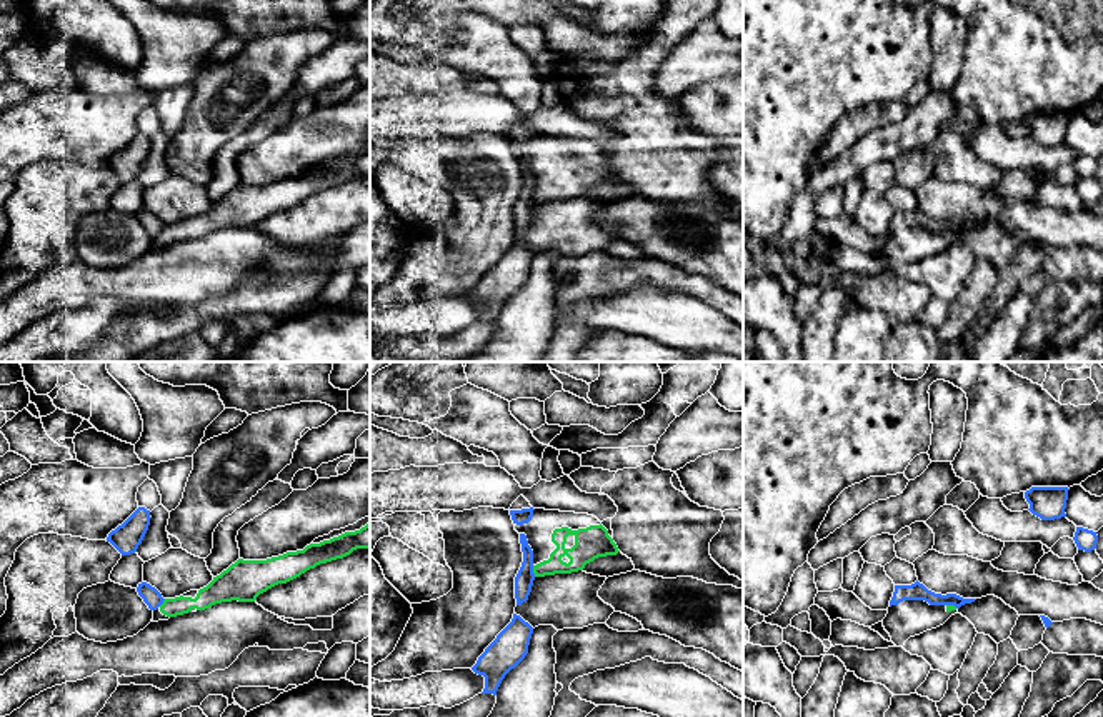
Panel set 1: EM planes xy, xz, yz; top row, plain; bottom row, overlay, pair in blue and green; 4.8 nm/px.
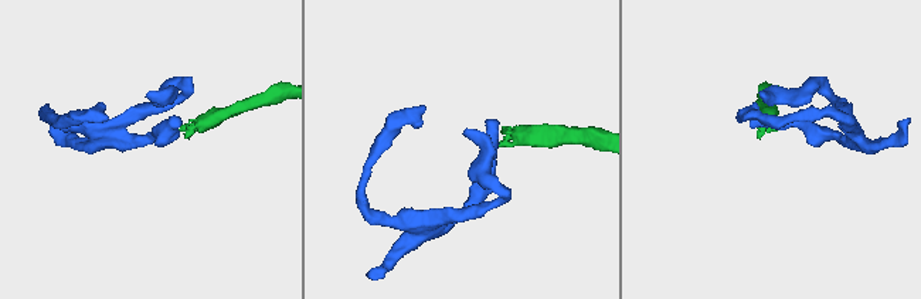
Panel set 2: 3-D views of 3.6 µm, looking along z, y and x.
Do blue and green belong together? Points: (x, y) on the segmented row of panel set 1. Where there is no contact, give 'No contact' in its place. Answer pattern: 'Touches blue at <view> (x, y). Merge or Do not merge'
Touches blue at xz (532, 571). Do not merge

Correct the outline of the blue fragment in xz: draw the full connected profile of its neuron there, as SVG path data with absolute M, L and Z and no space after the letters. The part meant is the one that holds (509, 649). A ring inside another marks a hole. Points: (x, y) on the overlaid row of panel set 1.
M513 614L512 622L497 635L497 639L478 657L472 670L485 677L482 694L493 694L505 679L528 654L533 627L520 615Z

